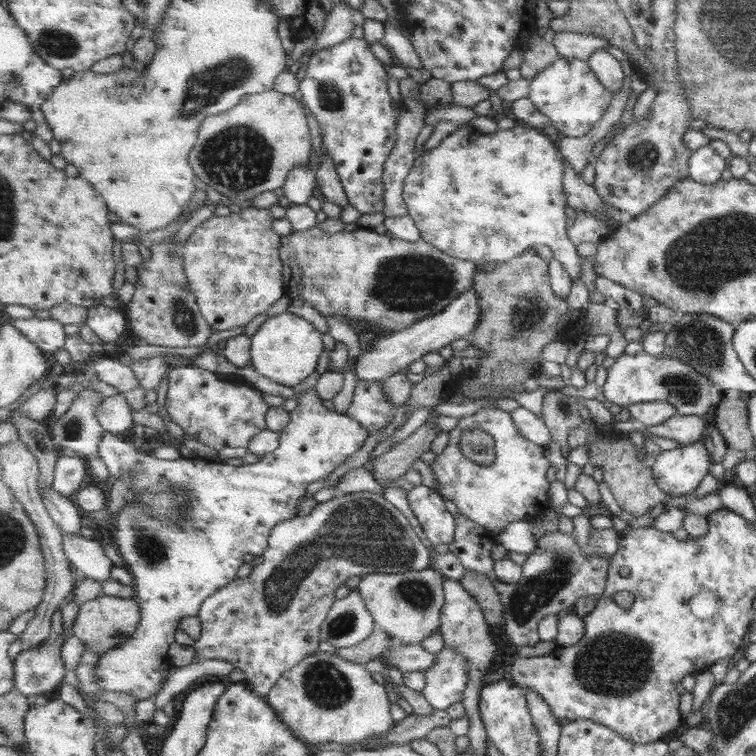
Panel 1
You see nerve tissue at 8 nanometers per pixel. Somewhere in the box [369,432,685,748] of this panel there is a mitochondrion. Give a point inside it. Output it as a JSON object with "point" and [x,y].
{"point":[610,664]}

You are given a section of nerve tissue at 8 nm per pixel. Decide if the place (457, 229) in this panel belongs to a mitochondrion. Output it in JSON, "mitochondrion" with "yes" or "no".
{"mitochondrion":"no"}

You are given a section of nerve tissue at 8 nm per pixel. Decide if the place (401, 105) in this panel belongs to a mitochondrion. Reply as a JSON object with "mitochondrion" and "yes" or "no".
{"mitochondrion":"no"}

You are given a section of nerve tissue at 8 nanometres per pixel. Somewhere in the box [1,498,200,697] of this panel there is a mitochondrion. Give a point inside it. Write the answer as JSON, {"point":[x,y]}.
{"point":[147,545]}

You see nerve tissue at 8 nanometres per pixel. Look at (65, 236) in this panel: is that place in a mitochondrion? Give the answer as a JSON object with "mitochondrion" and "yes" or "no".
{"mitochondrion":"no"}

